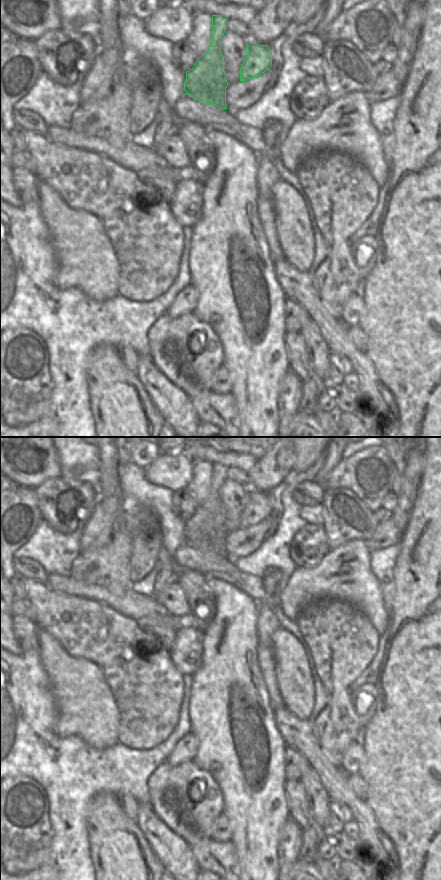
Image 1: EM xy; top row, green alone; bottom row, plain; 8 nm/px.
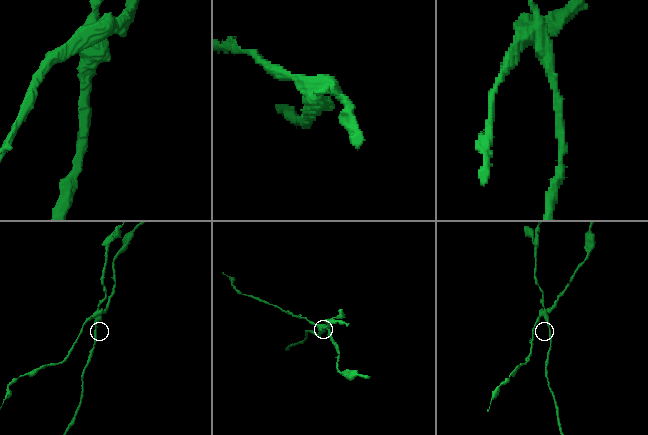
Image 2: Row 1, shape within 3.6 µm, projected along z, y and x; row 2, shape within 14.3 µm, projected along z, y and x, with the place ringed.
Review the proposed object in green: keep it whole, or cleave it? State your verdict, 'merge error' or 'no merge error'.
merge error

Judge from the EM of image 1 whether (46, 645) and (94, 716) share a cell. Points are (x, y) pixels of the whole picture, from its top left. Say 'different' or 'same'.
same

